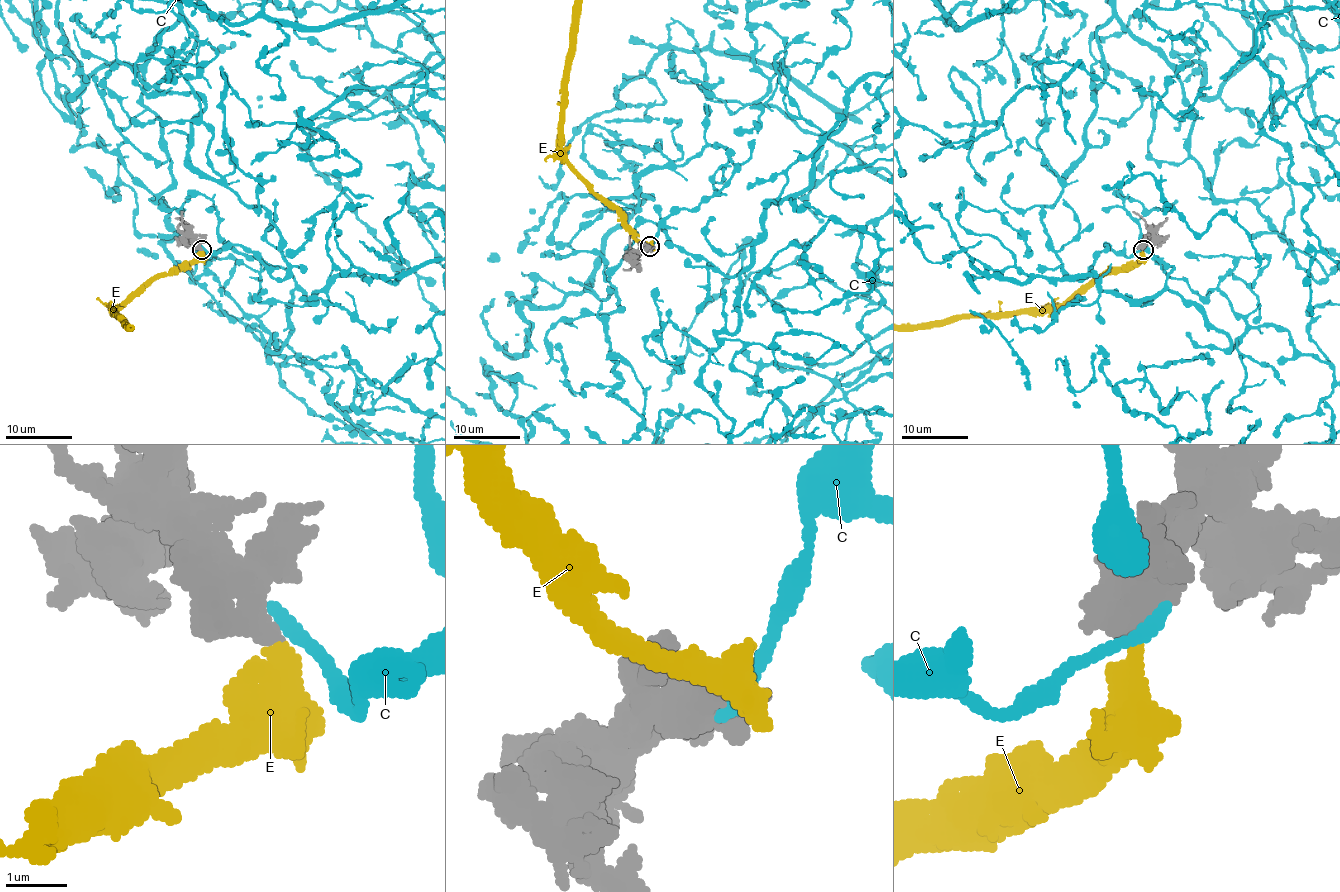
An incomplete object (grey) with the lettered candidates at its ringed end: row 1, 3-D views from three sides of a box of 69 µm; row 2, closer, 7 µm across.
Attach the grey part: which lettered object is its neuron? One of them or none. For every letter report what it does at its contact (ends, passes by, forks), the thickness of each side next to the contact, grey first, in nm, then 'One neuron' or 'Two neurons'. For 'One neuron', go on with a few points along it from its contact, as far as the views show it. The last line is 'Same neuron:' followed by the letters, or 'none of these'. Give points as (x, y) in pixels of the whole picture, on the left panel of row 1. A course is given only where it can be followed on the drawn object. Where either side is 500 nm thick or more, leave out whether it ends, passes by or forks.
C: Thickness 650 nm (grey) against 280 nm. Two neurons
E: It ends there. Thickness 480 nm (grey) against 340 nm. One neuron
Same neuron: E

